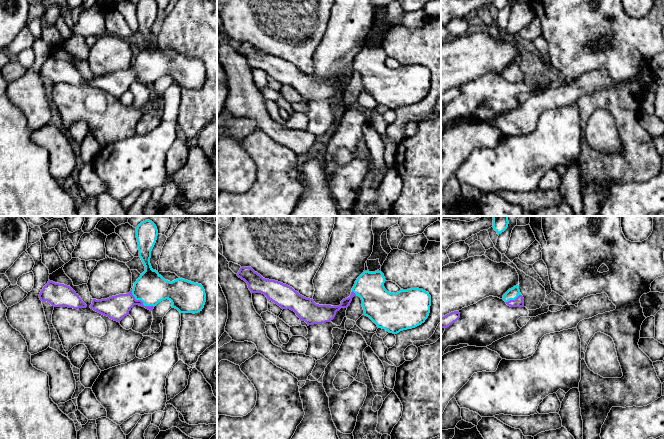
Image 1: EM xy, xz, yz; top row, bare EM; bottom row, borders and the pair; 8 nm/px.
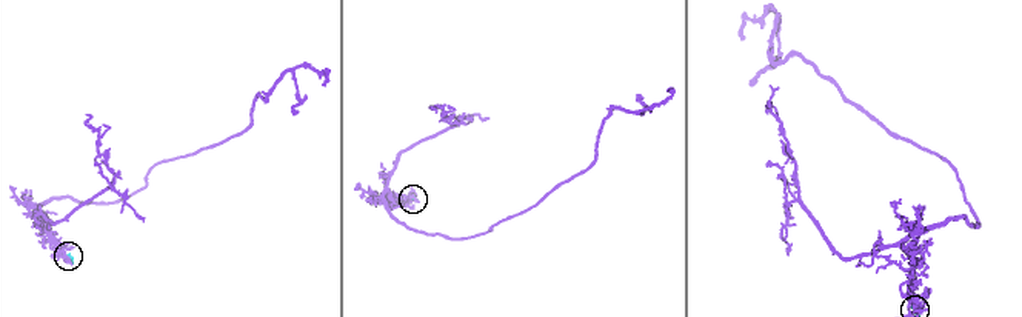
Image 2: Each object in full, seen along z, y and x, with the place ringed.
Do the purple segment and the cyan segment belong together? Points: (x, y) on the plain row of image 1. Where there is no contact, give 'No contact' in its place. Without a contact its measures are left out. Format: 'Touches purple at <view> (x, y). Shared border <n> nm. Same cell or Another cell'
Touches purple at xy (141, 77). Shared border 240 nm. Same cell

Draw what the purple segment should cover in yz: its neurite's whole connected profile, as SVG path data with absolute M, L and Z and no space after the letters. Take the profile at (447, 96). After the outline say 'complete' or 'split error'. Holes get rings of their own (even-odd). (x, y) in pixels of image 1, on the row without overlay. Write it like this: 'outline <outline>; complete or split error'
outline M458 87L451 88L443 93L441 93L441 104L447 104L456 98L460 94L460 89Z; complete

